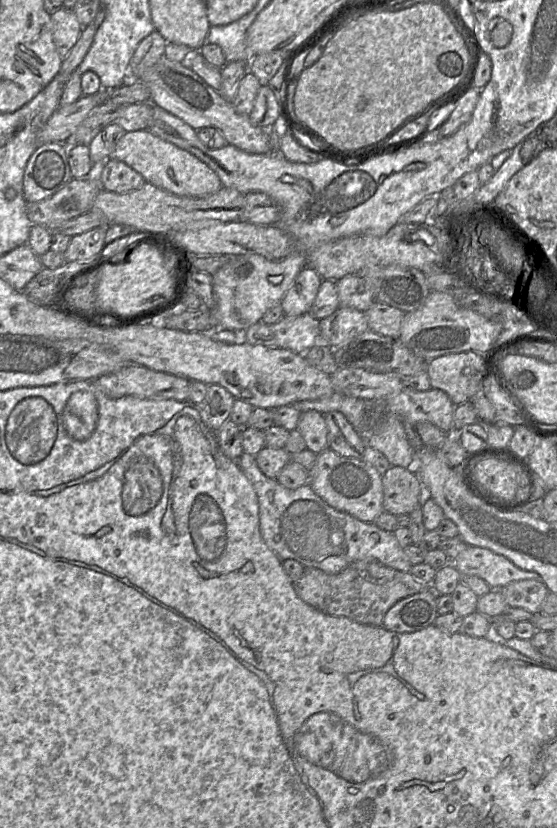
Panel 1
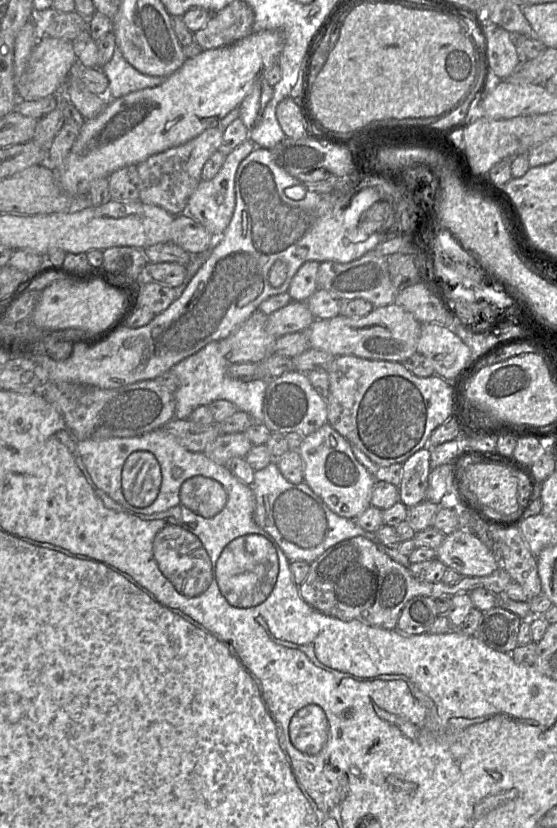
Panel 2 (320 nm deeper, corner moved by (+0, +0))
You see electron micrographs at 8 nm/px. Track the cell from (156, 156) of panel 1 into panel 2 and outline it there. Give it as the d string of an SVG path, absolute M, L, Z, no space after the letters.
M247 139L230 152L223 166L211 180L201 180L190 196L186 213L203 225L215 237L221 236L229 226L235 209L235 176L240 163L255 149L254 143Z

